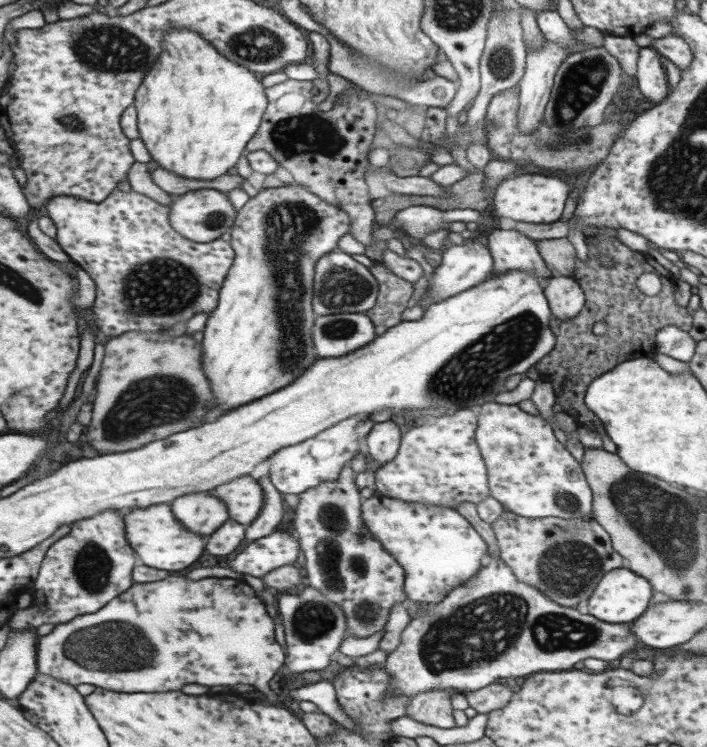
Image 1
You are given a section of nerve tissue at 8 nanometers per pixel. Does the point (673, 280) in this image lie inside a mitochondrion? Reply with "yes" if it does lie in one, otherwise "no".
no

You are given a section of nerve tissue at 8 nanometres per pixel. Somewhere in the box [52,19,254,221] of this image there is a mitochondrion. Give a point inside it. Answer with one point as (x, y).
(105, 48)

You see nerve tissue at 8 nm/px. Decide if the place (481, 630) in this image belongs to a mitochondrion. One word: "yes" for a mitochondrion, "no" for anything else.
yes

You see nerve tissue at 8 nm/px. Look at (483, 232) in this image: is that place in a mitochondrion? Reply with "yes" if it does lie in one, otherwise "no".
no

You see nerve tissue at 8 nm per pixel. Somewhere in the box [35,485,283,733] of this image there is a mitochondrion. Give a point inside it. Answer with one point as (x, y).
(118, 646)

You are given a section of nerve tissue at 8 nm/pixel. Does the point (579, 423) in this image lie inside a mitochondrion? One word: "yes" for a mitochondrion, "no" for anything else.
no

